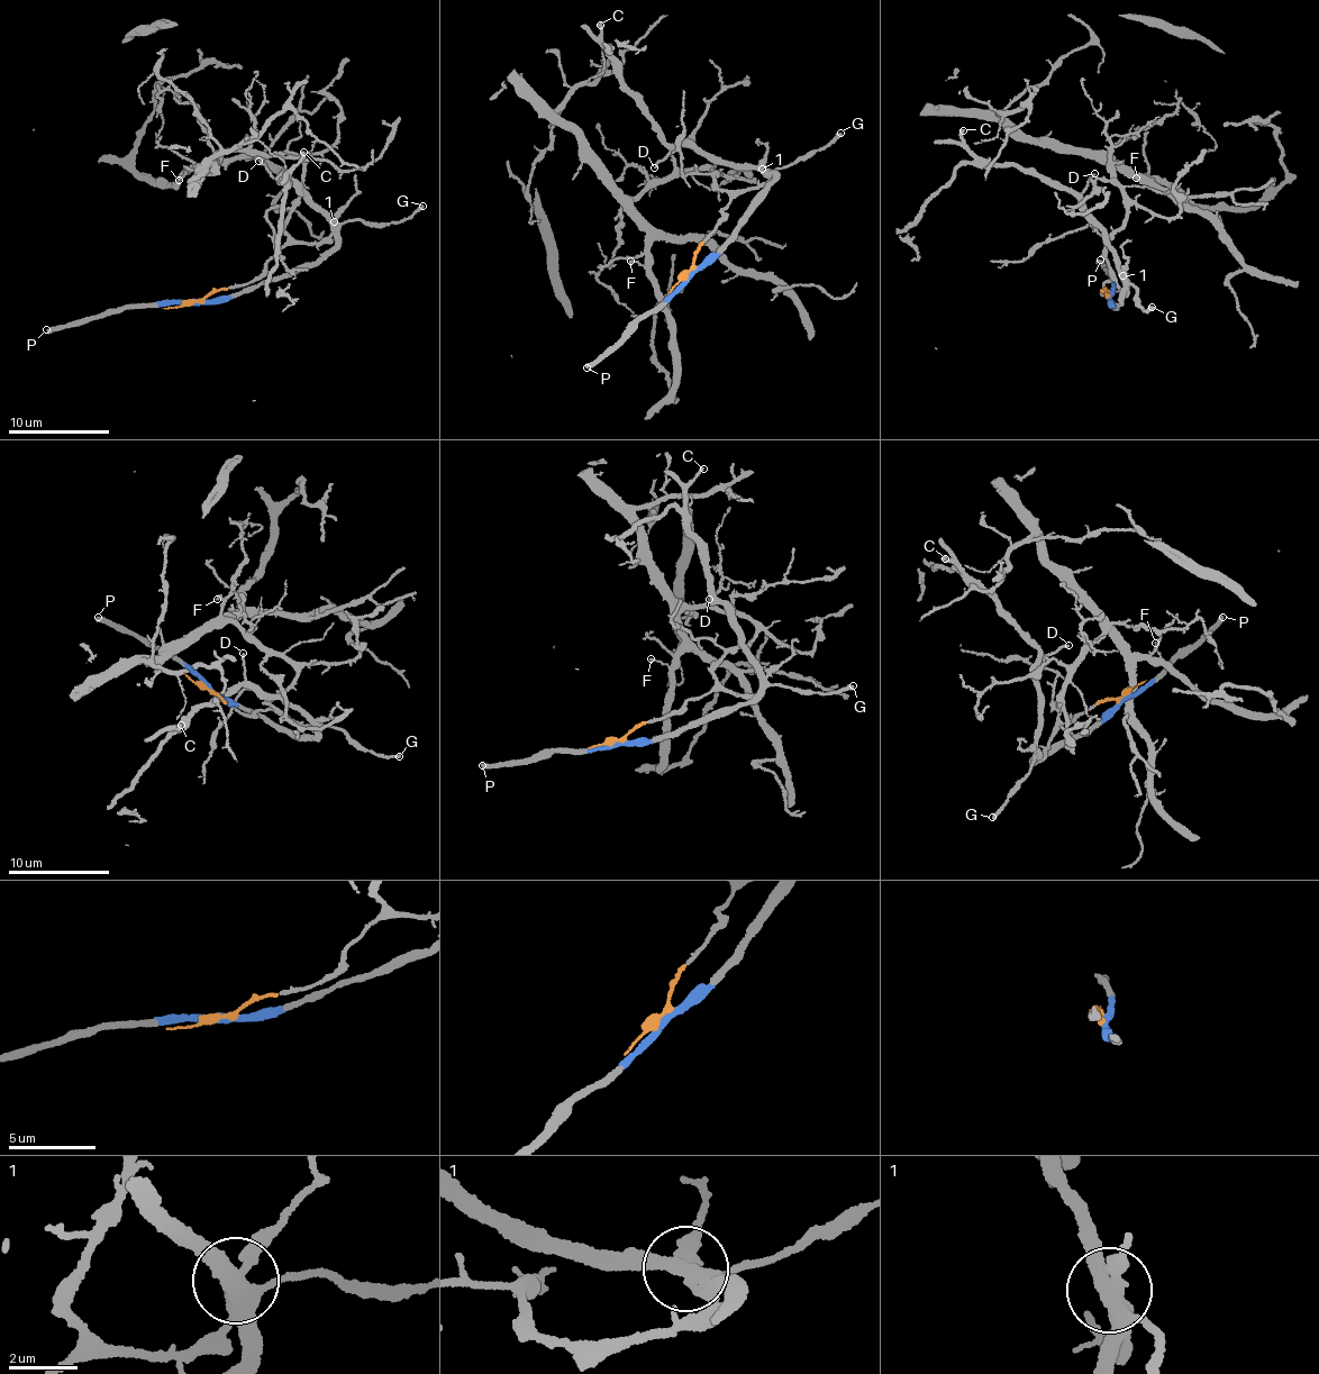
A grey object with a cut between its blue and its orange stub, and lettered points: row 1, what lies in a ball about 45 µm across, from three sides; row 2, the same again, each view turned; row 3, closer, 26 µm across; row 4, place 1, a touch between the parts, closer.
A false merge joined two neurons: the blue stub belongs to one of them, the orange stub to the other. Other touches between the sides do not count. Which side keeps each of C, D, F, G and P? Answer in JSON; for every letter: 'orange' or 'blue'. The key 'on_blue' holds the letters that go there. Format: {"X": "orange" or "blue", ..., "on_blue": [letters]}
{"C": "blue", "D": "blue", "F": "orange", "G": "blue", "P": "blue", "on_blue": ["C", "D", "G", "P"]}

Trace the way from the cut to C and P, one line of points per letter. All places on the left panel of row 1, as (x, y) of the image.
C: (194, 301), (225, 298), (256, 287), (317, 258), (335, 245), (334, 219), (282, 175), (287, 182), (303, 151)
P: (194, 301), (138, 305), (46, 329)

